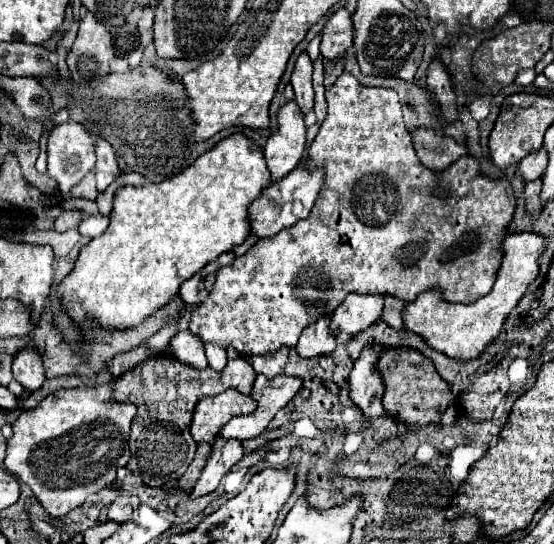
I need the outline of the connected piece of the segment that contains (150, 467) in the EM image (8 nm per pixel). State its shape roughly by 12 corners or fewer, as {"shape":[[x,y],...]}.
{"shape":[[151,358],[113,384],[137,406],[127,468],[163,488],[189,468],[201,396],[251,394],[245,358],[223,372]]}

